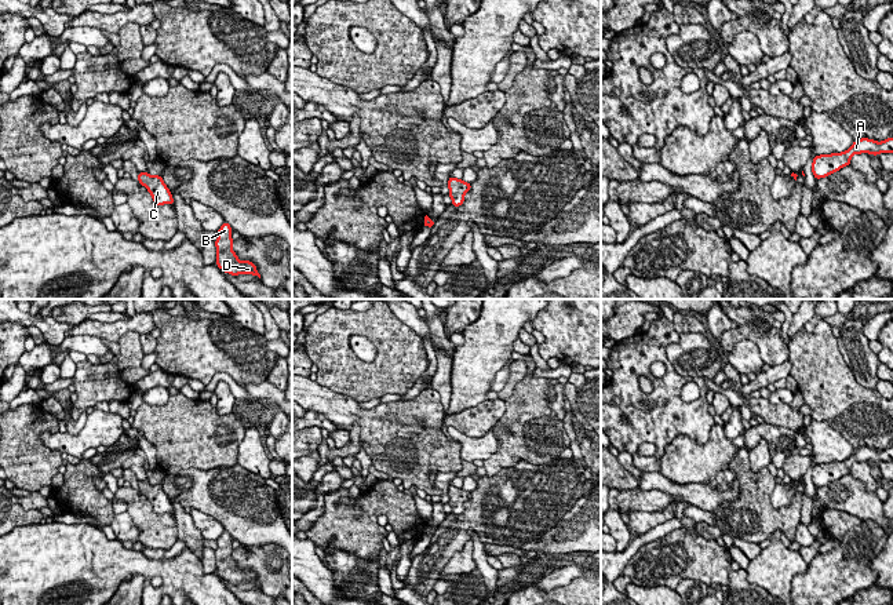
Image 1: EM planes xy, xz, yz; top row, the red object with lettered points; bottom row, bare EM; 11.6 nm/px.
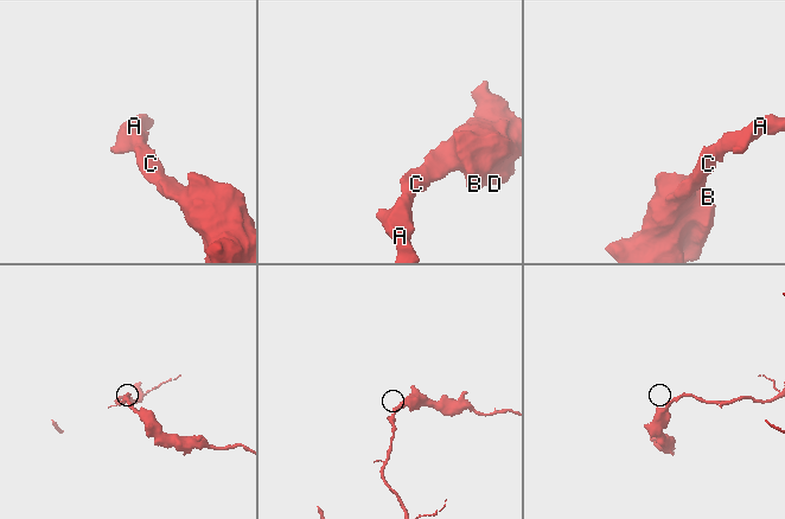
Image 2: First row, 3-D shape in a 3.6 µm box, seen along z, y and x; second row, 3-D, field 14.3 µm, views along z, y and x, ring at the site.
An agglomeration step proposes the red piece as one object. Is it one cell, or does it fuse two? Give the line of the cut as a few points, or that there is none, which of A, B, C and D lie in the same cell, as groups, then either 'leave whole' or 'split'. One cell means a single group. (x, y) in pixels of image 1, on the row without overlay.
no cut; A B C D; leave whole

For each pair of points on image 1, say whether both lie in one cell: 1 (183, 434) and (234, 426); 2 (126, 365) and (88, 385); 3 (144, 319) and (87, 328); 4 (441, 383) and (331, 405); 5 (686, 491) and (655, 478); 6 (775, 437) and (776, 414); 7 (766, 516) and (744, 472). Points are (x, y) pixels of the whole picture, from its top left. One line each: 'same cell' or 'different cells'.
1: same cell
2: same cell
3: same cell
4: different cells
5: same cell
6: different cells
7: same cell

